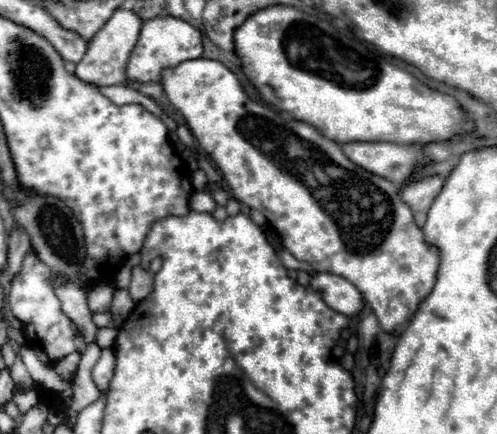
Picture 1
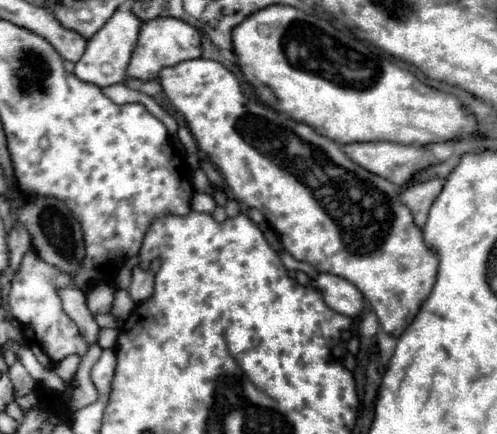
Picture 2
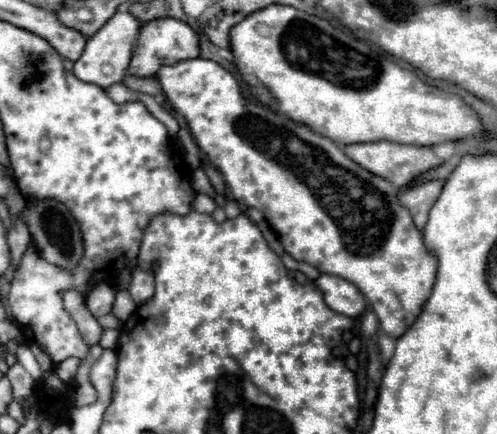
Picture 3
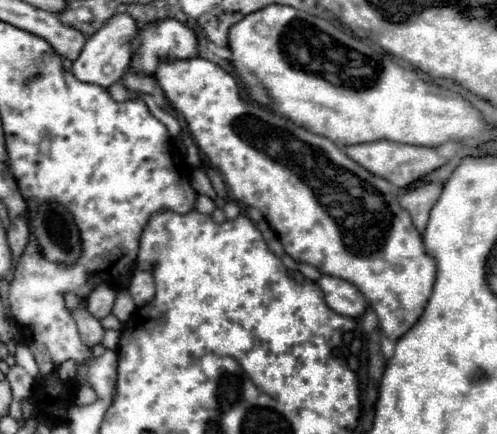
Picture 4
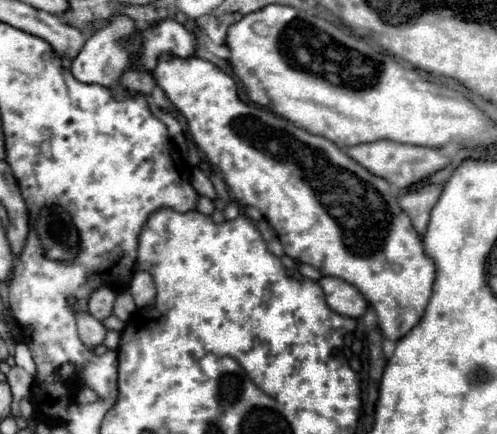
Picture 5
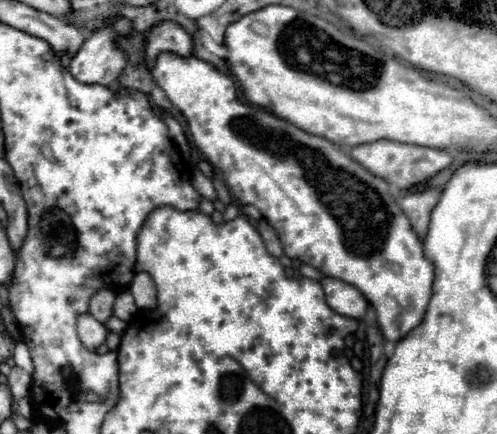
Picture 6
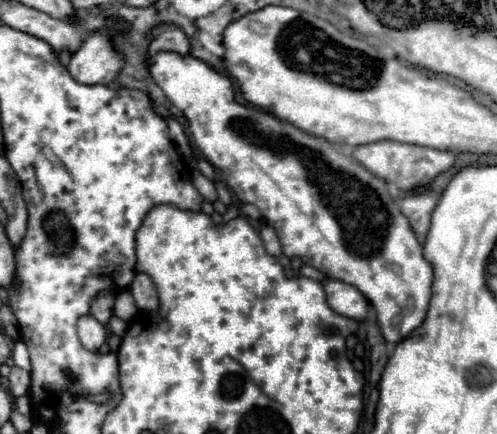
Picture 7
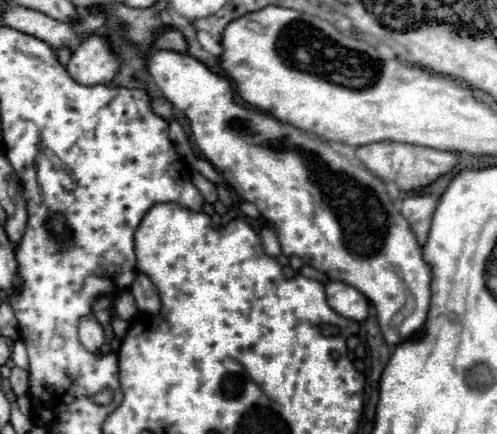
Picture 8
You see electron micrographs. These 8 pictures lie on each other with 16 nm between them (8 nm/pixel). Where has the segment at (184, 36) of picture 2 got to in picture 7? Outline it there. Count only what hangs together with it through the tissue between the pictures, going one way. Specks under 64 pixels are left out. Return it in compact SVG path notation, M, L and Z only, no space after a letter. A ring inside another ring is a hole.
M162 24L151 32L148 54L156 54L160 50L174 50L180 54L188 54L188 40L184 40L184 32L173 24Z

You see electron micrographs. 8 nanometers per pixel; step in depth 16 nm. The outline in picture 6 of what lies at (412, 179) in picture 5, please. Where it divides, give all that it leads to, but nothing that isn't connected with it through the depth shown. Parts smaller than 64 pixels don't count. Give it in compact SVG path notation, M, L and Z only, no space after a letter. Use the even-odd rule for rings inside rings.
M390 140L360 144L360 146L352 148L352 158L358 160L364 168L368 168L374 176L388 180L390 184L396 184L400 190L410 190L412 186L426 184L432 176L436 176L438 172L446 170L452 164L452 156L442 152L442 150L412 146L412 144L400 144L400 142L390 142Z

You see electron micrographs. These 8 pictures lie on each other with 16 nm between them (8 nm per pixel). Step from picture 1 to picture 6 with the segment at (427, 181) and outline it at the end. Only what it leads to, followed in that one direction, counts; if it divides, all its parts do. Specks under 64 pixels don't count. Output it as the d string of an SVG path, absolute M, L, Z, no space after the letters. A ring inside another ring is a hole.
M424 188L420 192L412 192L406 194L398 200L400 210L408 216L414 232L418 234L420 240L424 240L426 232L428 232L428 224L430 224L430 212L436 206L440 198L440 192L434 188Z

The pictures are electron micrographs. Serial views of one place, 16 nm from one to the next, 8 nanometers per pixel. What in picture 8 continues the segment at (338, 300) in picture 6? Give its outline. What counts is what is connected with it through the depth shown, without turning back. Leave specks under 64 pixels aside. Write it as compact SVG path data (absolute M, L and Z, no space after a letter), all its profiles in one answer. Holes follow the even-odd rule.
M330 280L326 284L326 296L328 296L328 304L344 318L356 320L356 322L364 322L368 316L368 298L358 292L356 288L344 284L344 282L334 282Z

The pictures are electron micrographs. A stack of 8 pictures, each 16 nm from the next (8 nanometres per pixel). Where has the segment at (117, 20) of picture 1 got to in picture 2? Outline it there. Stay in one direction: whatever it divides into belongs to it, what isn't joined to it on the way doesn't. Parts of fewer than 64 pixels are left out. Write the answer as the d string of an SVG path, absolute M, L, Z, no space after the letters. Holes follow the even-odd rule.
M116 10L114 16L88 40L84 56L74 64L74 74L82 82L90 82L90 84L96 84L100 88L124 82L134 44L138 40L140 26L142 26L142 22L130 10Z

